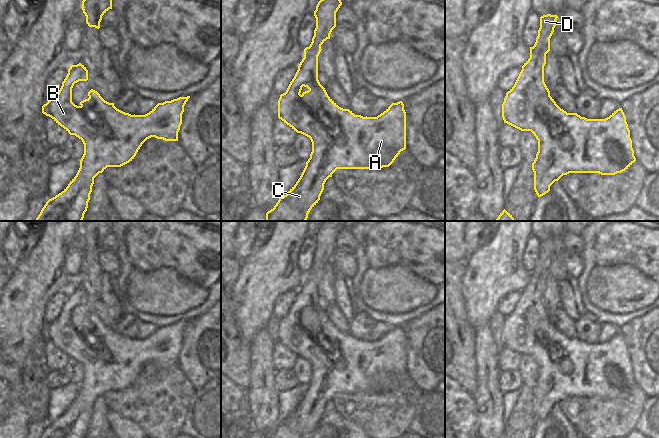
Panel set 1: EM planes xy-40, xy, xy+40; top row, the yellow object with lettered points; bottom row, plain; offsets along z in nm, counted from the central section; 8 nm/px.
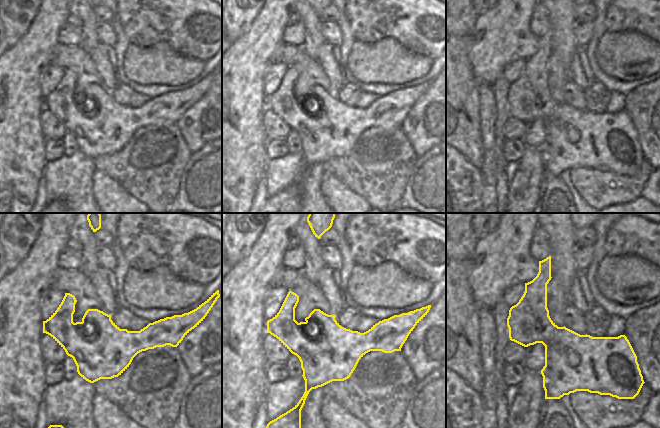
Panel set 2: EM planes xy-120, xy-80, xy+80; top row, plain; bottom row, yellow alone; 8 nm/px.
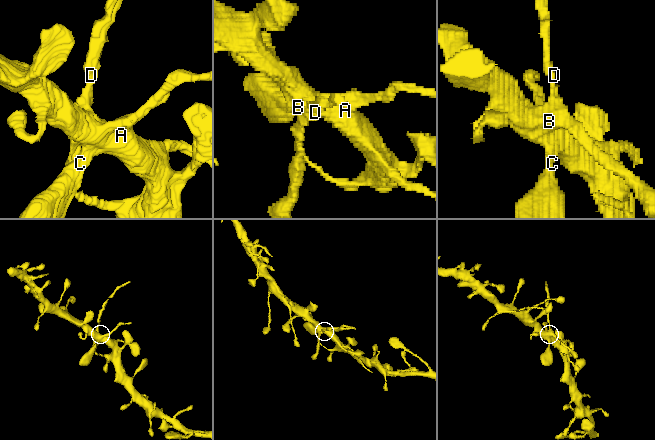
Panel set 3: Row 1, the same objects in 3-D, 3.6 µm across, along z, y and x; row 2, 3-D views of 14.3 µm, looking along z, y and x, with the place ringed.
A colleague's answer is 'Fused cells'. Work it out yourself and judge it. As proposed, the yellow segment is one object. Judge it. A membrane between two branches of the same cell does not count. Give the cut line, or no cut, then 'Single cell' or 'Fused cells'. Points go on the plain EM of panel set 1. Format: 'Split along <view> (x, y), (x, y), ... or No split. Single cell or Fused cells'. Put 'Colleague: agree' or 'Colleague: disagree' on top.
Colleague: agree
Split along xy+40 (549, 272), (530, 275). Fused cells

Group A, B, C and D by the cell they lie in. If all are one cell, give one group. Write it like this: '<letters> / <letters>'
A B C / D

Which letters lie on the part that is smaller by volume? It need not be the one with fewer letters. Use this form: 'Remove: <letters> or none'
Remove: D

